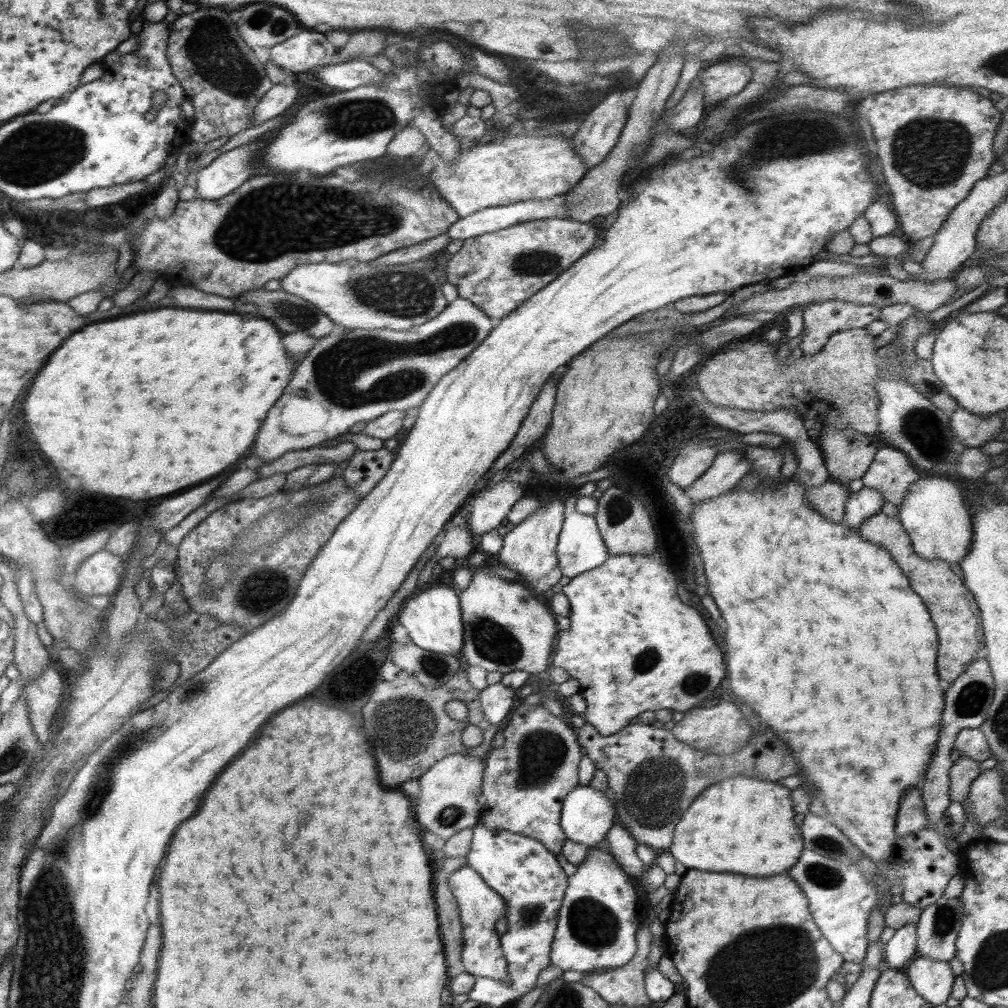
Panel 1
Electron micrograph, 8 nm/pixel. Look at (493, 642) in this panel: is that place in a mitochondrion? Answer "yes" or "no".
yes

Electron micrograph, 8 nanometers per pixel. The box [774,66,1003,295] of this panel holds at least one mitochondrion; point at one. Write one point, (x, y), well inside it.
(925, 160)

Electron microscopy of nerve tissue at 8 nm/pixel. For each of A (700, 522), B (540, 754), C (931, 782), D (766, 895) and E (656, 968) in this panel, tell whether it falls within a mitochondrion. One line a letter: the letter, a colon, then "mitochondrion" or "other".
A: other
B: mitochondrion
C: other
D: other
E: other

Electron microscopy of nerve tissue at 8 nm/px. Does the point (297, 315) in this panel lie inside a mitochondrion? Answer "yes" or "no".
yes

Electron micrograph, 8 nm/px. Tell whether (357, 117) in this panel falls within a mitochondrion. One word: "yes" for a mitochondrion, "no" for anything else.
yes

